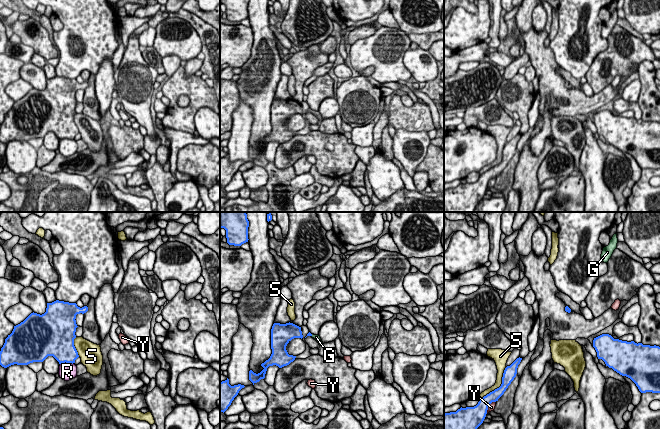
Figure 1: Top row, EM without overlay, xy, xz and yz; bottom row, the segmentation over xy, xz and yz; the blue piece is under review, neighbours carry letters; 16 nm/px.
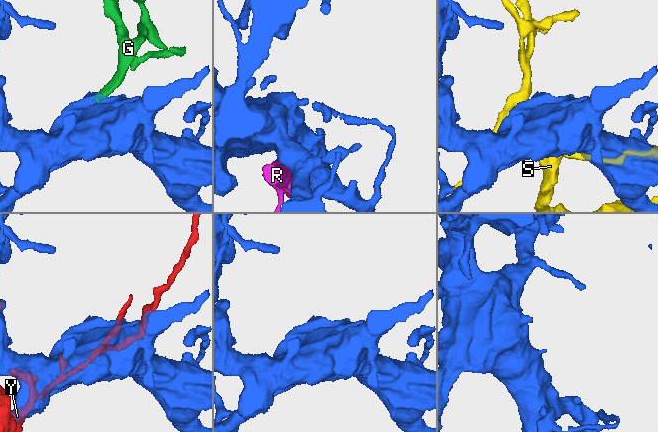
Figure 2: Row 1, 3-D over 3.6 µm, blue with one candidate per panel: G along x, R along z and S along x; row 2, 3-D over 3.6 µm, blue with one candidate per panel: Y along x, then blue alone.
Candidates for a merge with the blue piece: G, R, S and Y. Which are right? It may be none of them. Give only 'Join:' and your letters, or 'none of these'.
Join: G

